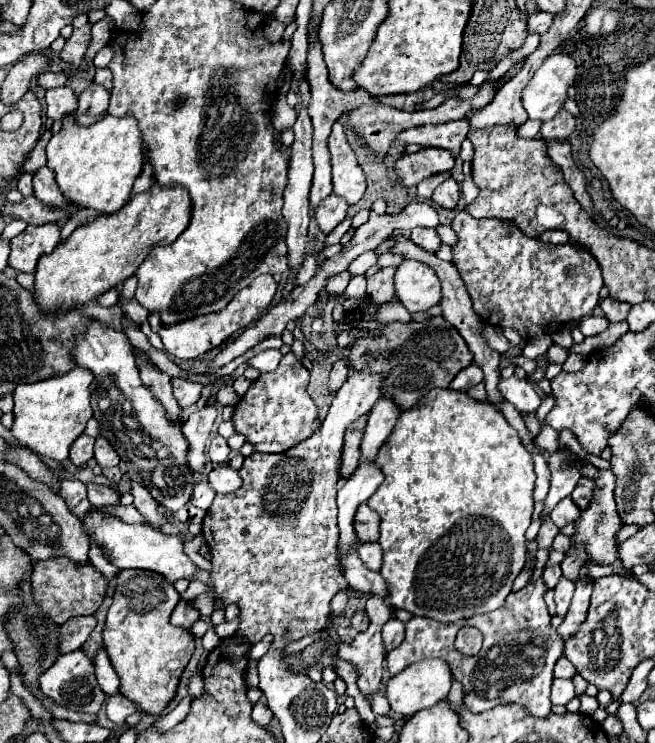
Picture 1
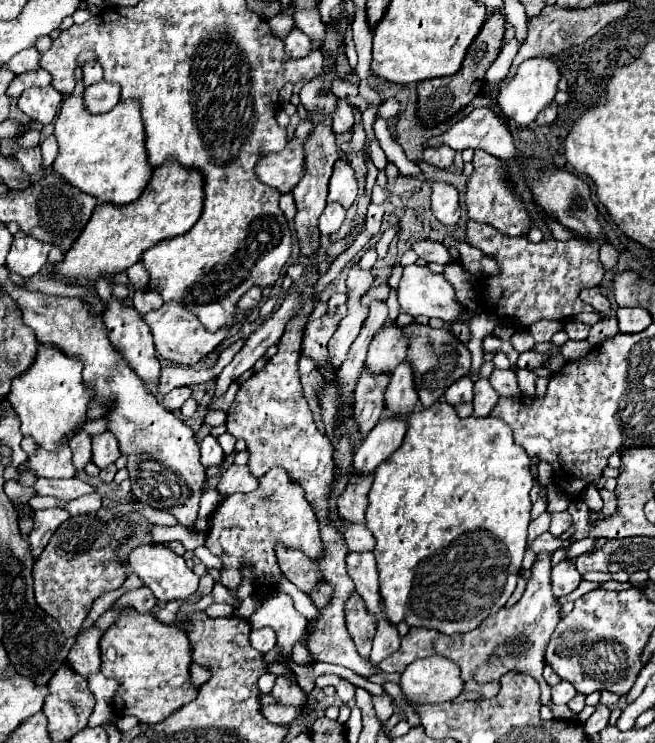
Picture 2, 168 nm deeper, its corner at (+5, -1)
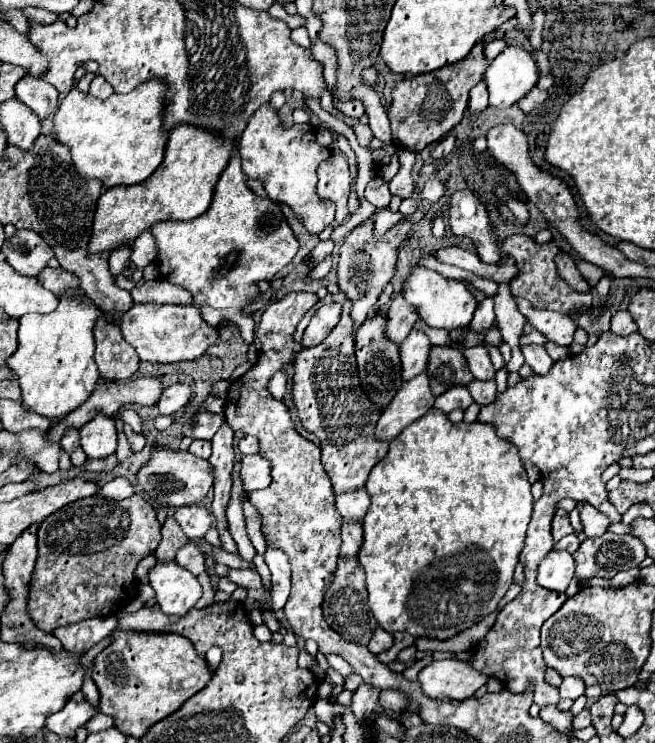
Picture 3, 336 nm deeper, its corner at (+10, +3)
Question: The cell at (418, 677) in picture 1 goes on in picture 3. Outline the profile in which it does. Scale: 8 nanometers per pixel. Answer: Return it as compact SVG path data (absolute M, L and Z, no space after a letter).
M434 660L420 672L418 682L428 698L466 700L488 682L488 676L466 662Z

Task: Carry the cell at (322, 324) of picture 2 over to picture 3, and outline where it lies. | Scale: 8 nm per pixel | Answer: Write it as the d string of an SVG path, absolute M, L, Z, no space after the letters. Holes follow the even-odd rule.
M342 292L330 294L324 300L318 302L300 320L294 340L302 342L304 328L308 326L309 319L316 310L328 302L340 302L342 304L342 318L334 332L318 346L302 348L294 356L294 376L292 376L292 404L296 408L296 414L302 422L302 426L316 434L320 440L322 450L322 466L326 474L332 480L334 492L348 492L362 488L366 484L368 472L386 456L388 442L378 442L374 436L376 422L382 414L382 408L378 408L366 392L362 392L360 380L358 380L358 366L356 366L356 354L354 354L354 322L350 320L350 298ZM332 338L346 338L342 344L330 344Z

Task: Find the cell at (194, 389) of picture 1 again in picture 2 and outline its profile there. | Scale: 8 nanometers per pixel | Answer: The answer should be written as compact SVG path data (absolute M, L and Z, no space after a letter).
M181 386L181 388L175 388L171 390L167 396L163 396L163 406L167 410L179 410L183 406L183 402L191 396L191 388L189 386Z

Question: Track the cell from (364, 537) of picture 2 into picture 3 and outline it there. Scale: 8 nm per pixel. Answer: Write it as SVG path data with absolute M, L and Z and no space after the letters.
M358 488L358 492L342 492L342 496L336 496L336 510L342 520L364 520L368 506L370 496L366 488Z

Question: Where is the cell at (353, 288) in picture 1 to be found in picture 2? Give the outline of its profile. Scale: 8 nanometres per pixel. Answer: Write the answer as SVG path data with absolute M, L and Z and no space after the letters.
M370 247L364 255L356 262L356 264L364 270L370 270L373 268L377 260L377 252L375 247Z

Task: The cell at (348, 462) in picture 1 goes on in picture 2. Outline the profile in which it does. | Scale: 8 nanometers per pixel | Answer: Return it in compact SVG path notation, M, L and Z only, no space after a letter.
M363 370L357 388L355 388L355 404L353 404L353 420L359 426L361 438L365 438L371 428L381 420L383 416L383 392L389 384L391 376L381 374L373 376Z

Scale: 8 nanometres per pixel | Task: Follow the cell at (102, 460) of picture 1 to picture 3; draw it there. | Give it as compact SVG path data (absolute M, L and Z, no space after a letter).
M96 416L80 428L80 446L88 458L108 458L116 450L116 426L110 416Z

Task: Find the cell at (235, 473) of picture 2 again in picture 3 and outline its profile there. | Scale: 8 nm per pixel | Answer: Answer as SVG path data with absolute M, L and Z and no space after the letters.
M252 454L252 456L244 456L242 458L242 480L244 480L244 490L246 492L254 492L254 490L262 490L266 486L270 486L272 482L272 464L262 458L260 454Z

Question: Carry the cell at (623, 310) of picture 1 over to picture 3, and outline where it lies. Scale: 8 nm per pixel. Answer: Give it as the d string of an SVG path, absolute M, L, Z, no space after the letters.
M558 252L556 256L556 268L558 268L558 274L578 292L588 292L590 286L586 284L586 280L580 276L576 264L574 264L574 258L568 254L568 252Z

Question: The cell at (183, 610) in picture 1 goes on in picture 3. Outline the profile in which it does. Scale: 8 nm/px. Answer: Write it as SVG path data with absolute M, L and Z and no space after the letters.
M186 542L178 552L176 552L176 564L182 568L188 568L194 576L204 572L204 556L196 548L194 542Z

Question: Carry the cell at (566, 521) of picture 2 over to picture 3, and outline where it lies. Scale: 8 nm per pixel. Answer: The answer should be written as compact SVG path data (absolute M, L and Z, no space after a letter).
M558 508L558 510L556 510L556 516L554 516L554 520L552 520L552 536L554 536L554 540L558 542L562 536L572 534L572 532L574 532L574 528L570 526L568 512L562 510L562 508Z

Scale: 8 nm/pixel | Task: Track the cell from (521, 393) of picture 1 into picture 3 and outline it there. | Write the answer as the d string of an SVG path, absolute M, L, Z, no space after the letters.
M482 344L480 346L472 346L472 348L464 348L464 356L466 356L468 368L470 368L470 372L472 372L472 376L476 380L494 378L494 366L490 362L490 354Z

